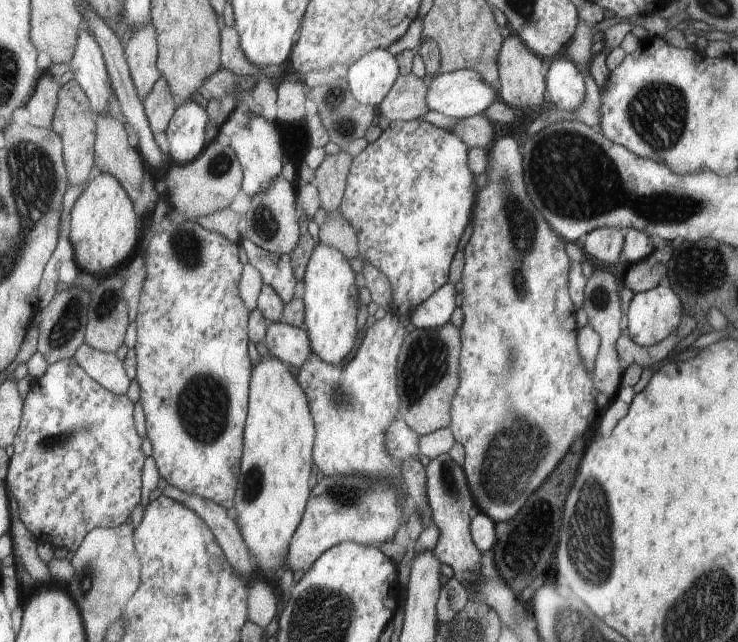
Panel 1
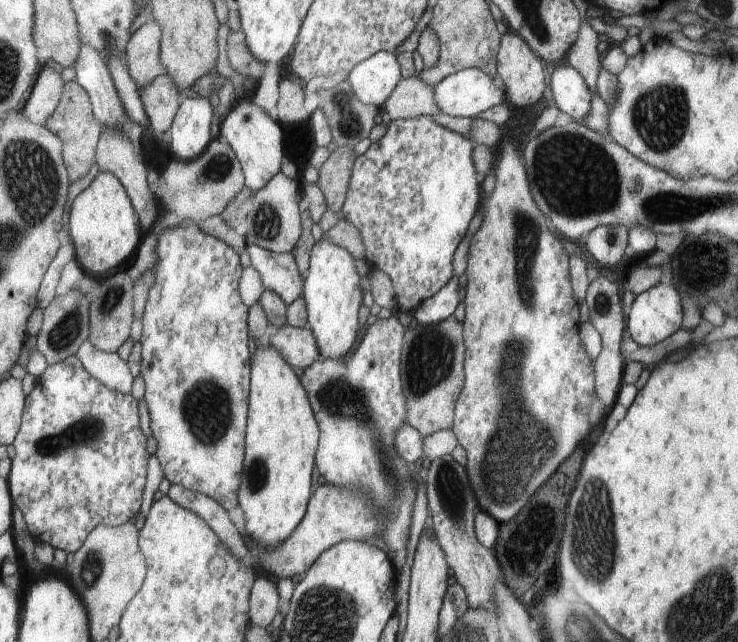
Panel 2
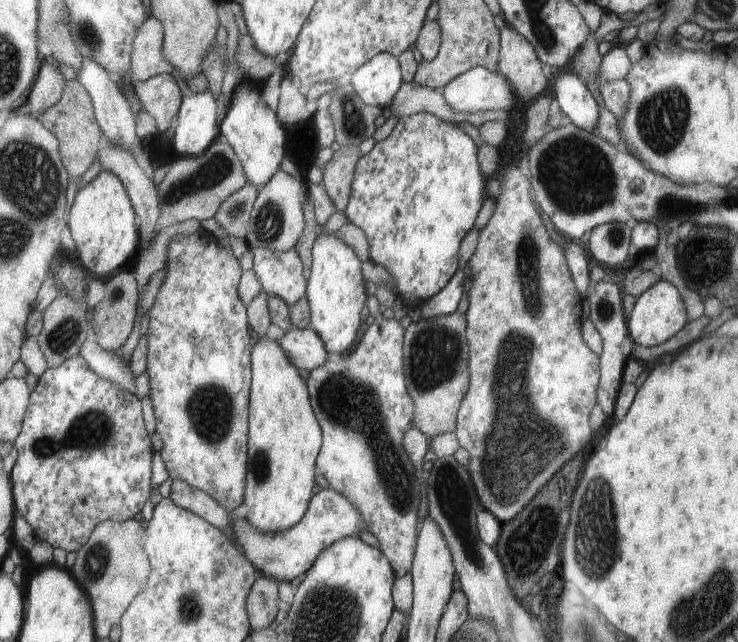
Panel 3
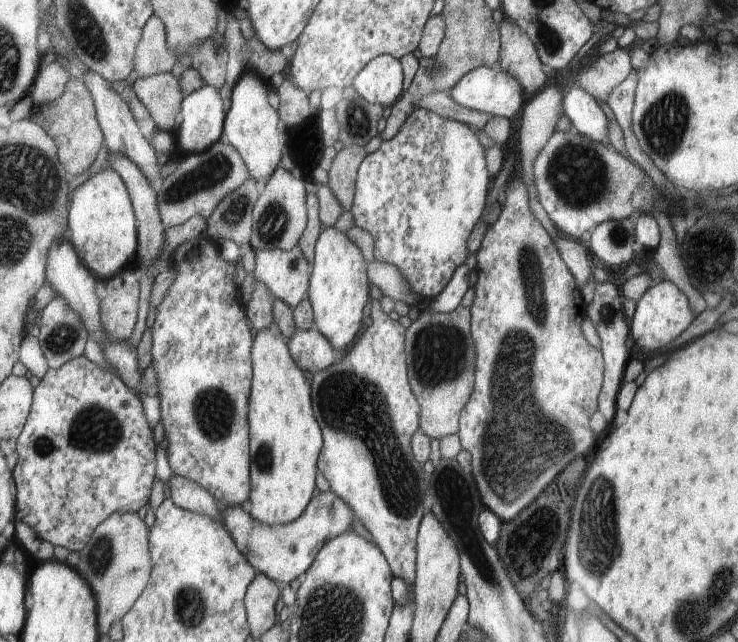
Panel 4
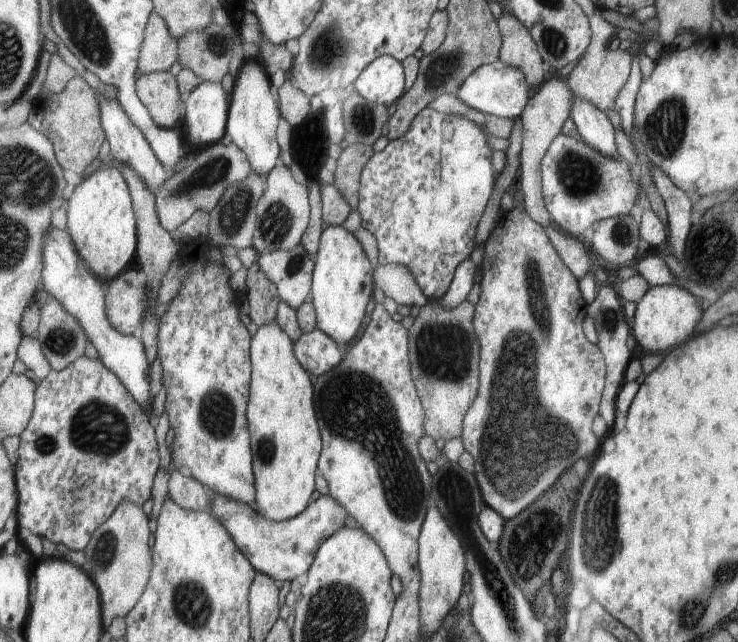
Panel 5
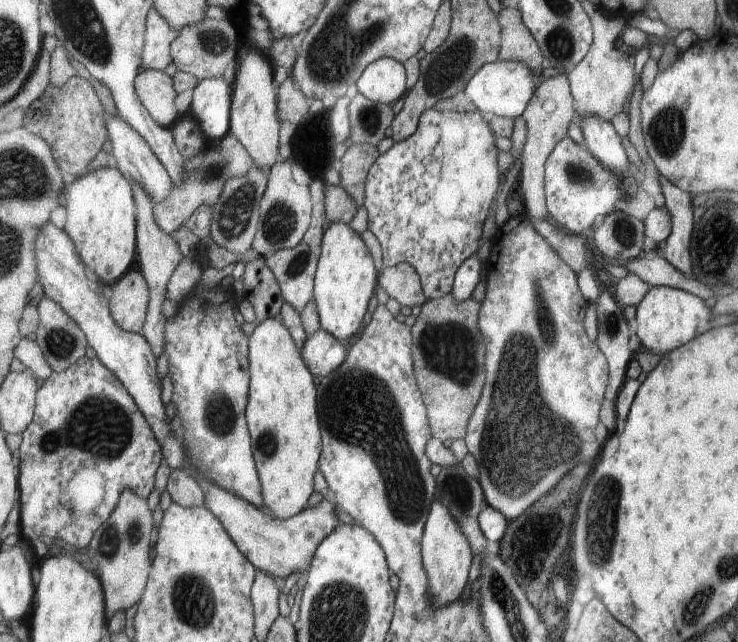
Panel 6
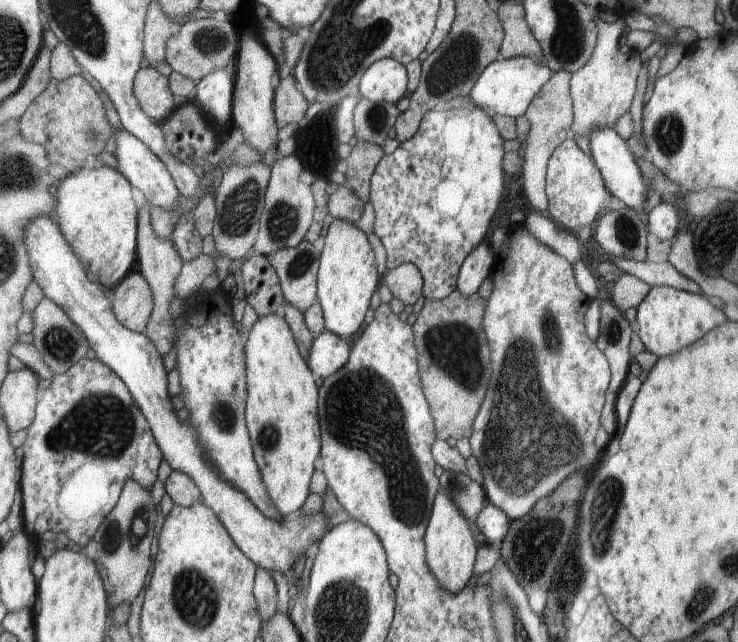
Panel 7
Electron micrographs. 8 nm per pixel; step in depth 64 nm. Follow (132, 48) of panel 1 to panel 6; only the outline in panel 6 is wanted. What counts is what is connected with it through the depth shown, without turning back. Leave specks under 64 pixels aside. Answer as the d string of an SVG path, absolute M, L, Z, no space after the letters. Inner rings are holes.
M155 7L148 10L145 21L145 44L141 64L145 69L161 71L172 62L169 43L177 36Z

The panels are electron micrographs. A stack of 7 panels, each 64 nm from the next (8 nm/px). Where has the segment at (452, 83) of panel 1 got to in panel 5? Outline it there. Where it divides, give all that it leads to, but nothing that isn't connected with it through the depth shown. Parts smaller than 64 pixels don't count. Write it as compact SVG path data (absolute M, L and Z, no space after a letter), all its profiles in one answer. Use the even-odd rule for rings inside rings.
M485 63L475 69L465 78L456 90L455 96L467 106L477 109L486 115L516 119L524 110L531 98L531 88L519 67L512 67L500 63Z

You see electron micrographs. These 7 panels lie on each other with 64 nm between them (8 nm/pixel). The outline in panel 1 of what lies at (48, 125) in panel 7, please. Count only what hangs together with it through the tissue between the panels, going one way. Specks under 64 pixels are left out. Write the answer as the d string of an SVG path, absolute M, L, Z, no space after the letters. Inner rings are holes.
M74 78L60 86L56 99L56 107L50 119L49 128L60 136L67 184L73 186L87 180L87 176L91 172L91 166L93 166L93 140L96 140L97 114L91 107L88 95L84 93L80 83Z

